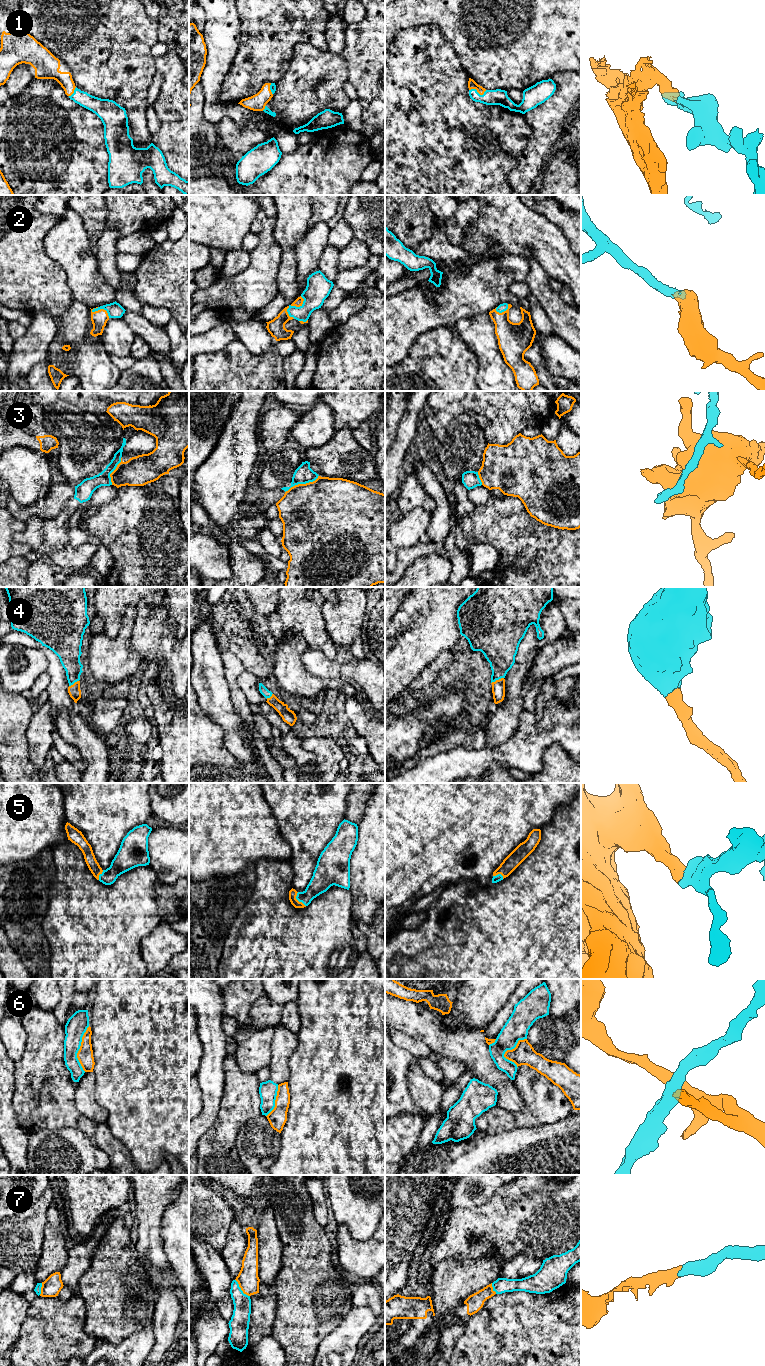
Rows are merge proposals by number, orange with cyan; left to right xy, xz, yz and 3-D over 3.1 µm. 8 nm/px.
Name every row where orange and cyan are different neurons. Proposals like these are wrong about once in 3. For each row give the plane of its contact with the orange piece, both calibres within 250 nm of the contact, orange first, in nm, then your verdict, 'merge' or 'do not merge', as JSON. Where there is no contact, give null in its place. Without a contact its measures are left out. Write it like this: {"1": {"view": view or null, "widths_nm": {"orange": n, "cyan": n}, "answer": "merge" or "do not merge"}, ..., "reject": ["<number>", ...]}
{"1": {"view": "yz", "widths_nm": {"orange": 70, "cyan": 130}, "answer": "merge"}, "2": {"view": "xz", "widths_nm": {"orange": 70, "cyan": 200}, "answer": "merge"}, "3": {"view": "xz", "widths_nm": {"orange": 500, "cyan": 150}, "answer": "do not merge"}, "4": {"view": "yz", "widths_nm": {"orange": 110, "cyan": 260}, "answer": "merge"}, "5": {"view": "xz", "widths_nm": {"orange": 60, "cyan": 170}, "answer": "merge"}, "6": {"view": "xy", "widths_nm": {"orange": 130, "cyan": 170}, "answer": "do not merge"}, "7": {"view": "xz", "widths_nm": {"orange": 170, "cyan": 150}, "answer": "merge"}, "reject": ["3", "6"]}

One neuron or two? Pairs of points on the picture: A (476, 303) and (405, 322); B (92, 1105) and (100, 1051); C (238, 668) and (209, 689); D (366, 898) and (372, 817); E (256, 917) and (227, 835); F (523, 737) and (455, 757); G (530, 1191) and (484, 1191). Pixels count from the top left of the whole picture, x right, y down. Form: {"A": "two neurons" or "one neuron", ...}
{"A": "one neuron", "B": "two neurons", "C": "two neurons", "D": "one neuron", "E": "two neurons", "F": "one neuron", "G": "two neurons"}

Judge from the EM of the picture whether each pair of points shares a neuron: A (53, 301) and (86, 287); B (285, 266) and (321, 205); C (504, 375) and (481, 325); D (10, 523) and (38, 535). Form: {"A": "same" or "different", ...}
{"A": "different", "B": "different", "C": "same", "D": "different"}

